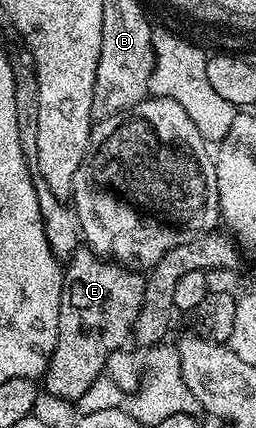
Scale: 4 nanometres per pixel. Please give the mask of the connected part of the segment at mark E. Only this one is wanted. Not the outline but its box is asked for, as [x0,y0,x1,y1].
[42,249,145,400]

